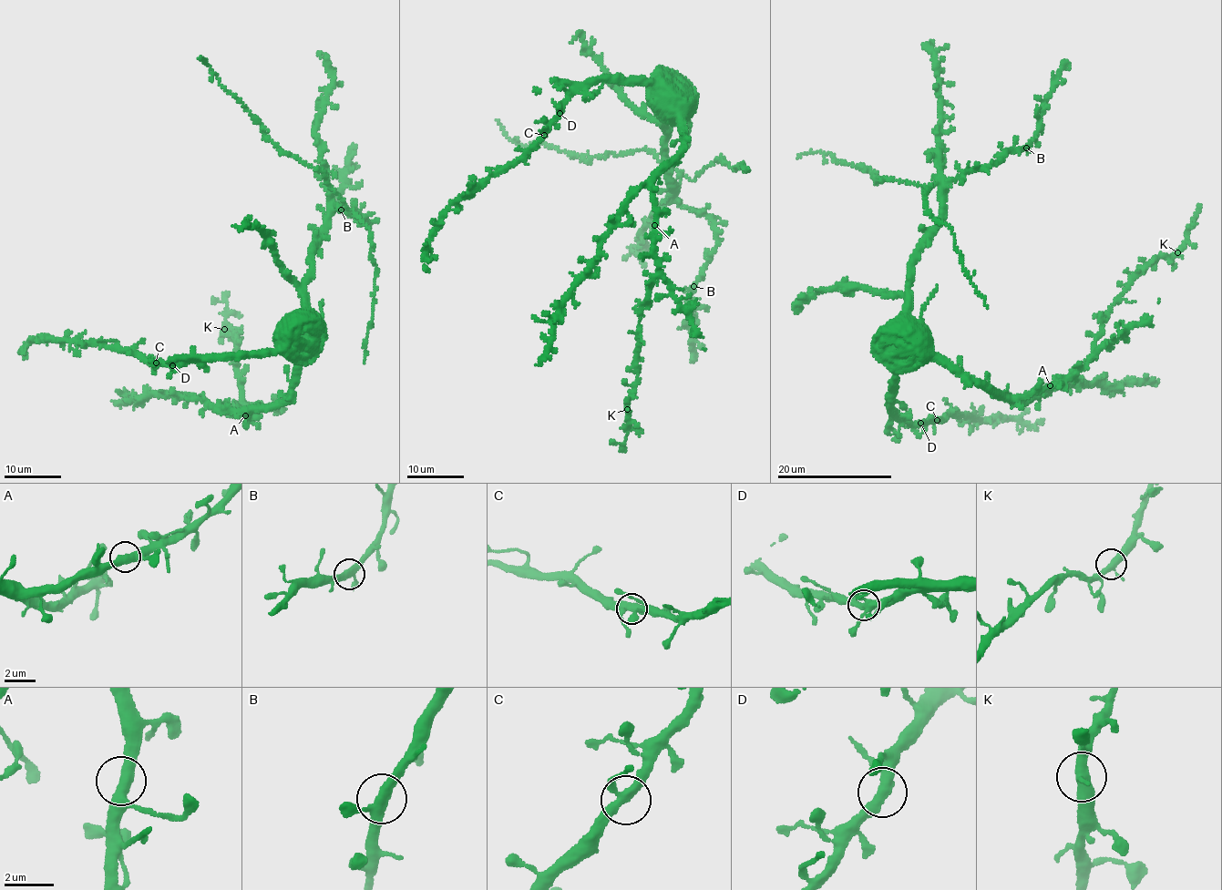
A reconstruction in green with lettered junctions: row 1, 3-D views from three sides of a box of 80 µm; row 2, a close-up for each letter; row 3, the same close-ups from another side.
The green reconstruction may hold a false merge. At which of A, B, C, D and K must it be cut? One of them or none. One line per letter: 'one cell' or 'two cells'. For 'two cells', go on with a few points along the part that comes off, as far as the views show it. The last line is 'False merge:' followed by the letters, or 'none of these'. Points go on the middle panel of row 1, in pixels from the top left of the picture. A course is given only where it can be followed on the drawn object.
A: one cell
B: one cell
C: one cell
D: one cell
K: one cell
False merge: none of these

